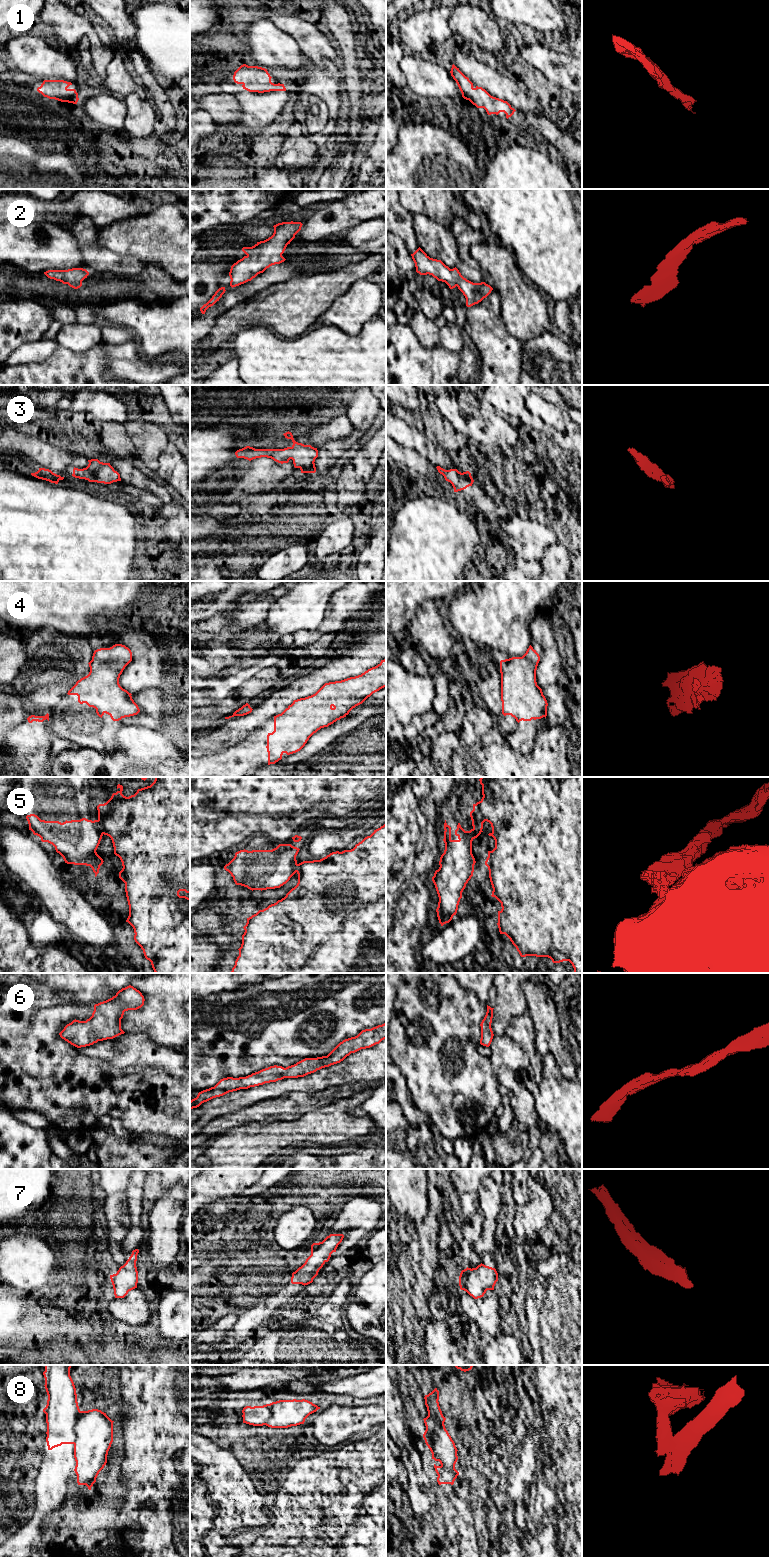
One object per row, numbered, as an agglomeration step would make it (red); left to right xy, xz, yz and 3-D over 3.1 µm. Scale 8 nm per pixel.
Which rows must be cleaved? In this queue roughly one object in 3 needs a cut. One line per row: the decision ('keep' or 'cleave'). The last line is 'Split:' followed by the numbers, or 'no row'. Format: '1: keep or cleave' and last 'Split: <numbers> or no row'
1: keep
2: keep
3: keep
4: keep
5: cleave
6: keep
7: keep
8: cleave
Split: 5, 8

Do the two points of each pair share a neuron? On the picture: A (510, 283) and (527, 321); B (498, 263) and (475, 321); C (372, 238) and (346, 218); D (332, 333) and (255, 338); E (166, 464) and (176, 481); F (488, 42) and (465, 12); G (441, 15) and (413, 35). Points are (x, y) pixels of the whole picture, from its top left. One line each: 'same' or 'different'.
A: same
B: different
C: different
D: same
E: same
F: same
G: same

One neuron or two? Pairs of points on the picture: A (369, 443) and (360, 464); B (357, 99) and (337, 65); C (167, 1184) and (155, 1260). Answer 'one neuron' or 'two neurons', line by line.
A: one neuron
B: one neuron
C: two neurons

